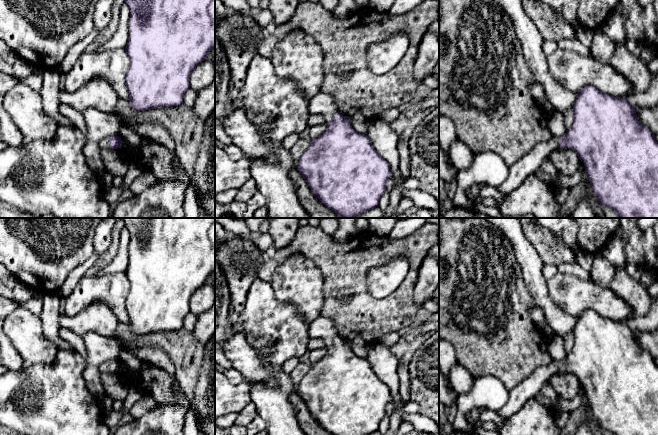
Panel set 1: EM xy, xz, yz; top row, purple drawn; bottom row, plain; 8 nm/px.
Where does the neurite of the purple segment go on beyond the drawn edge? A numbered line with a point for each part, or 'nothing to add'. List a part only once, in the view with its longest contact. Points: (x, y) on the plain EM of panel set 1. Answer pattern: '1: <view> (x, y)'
1: xz (322, 327)

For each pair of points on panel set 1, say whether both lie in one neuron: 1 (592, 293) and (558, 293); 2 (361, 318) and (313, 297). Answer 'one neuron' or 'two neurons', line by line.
1: one neuron
2: two neurons

